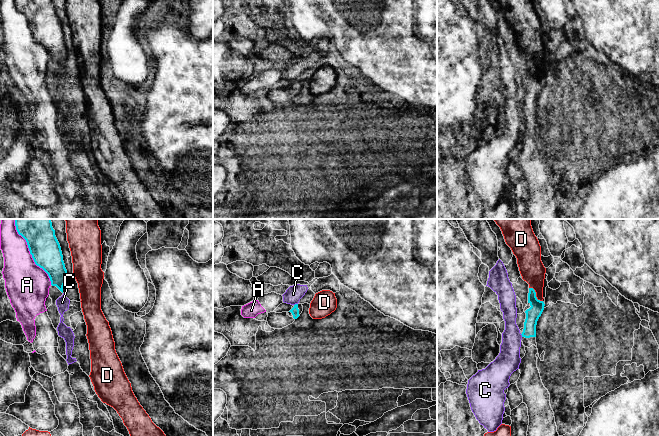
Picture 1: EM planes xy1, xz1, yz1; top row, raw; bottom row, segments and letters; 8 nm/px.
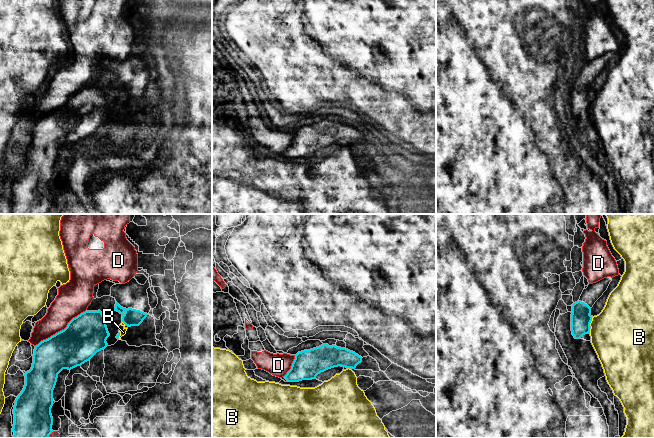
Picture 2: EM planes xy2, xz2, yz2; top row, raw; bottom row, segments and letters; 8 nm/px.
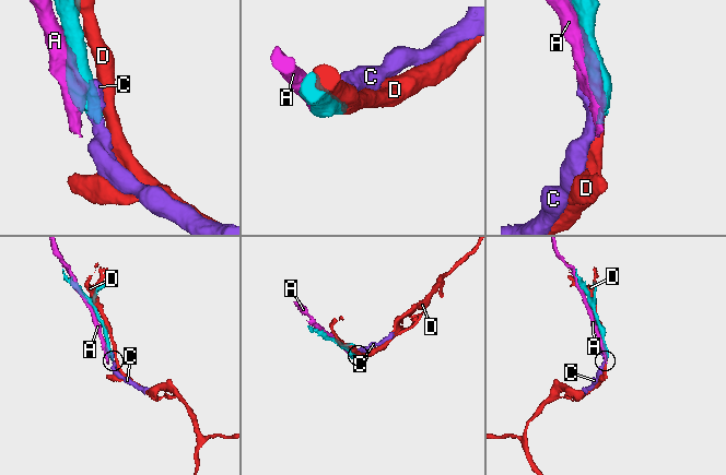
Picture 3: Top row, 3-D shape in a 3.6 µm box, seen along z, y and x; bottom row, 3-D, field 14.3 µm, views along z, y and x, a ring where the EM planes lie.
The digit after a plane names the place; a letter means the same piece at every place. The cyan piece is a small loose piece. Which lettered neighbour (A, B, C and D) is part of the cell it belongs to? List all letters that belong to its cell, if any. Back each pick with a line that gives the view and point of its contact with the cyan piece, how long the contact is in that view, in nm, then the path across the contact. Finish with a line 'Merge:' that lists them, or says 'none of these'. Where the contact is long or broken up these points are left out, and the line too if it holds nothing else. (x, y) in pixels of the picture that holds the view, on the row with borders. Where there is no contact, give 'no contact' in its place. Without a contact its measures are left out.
Merge: none of these

